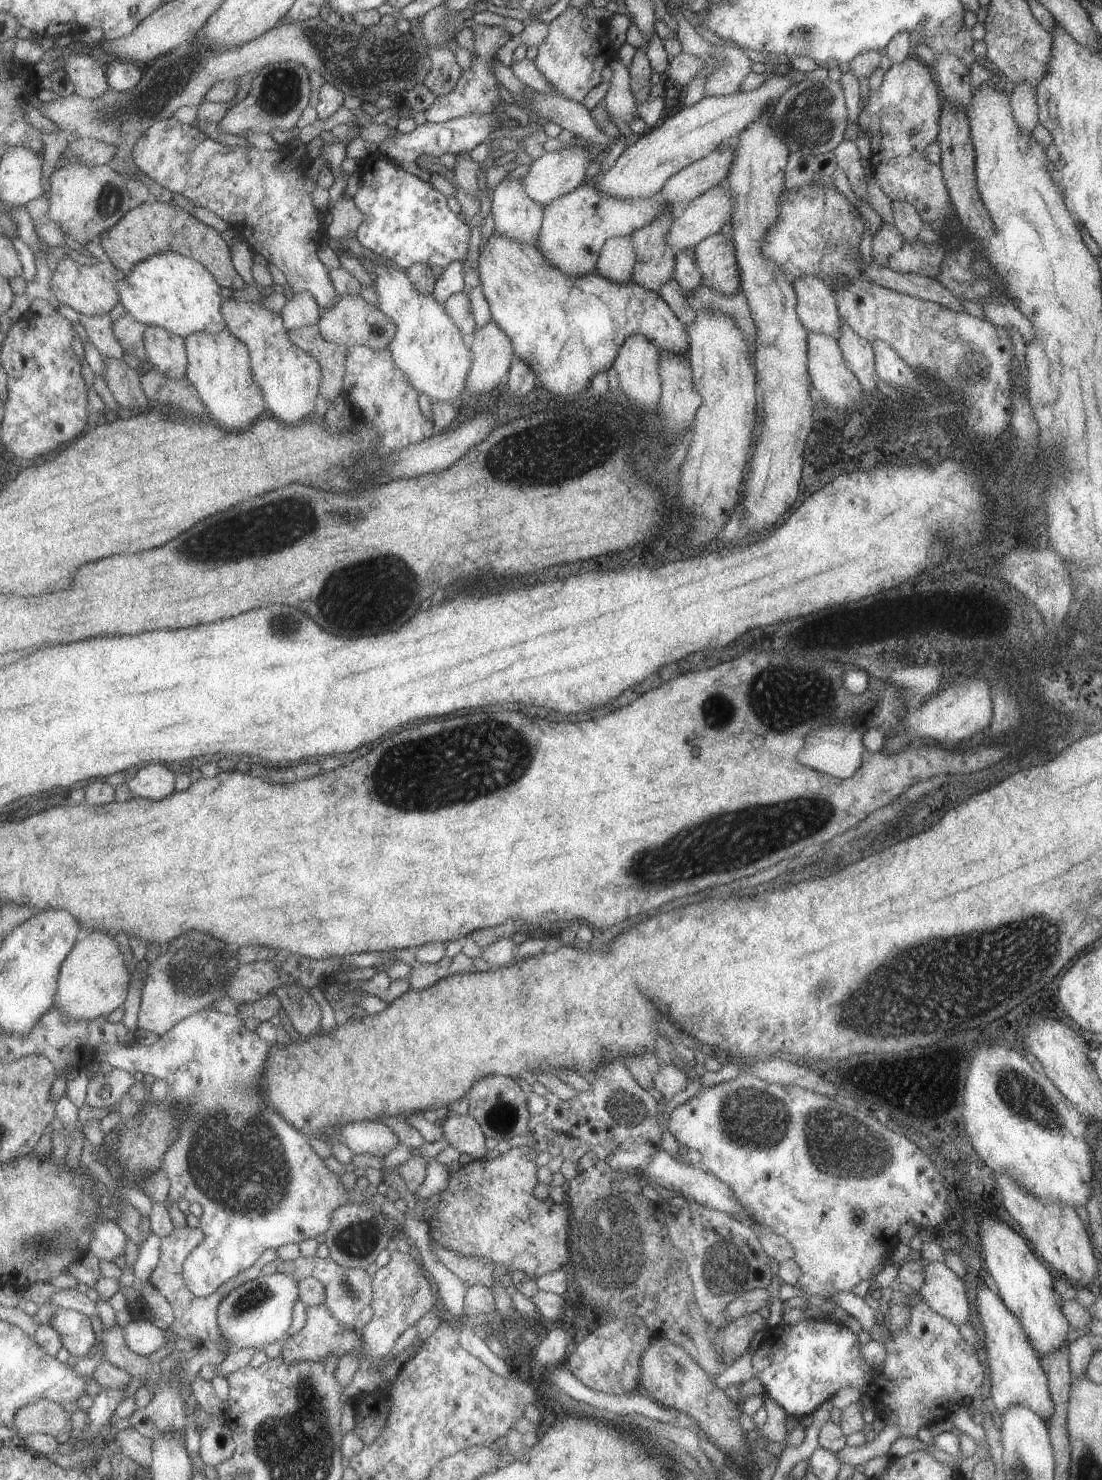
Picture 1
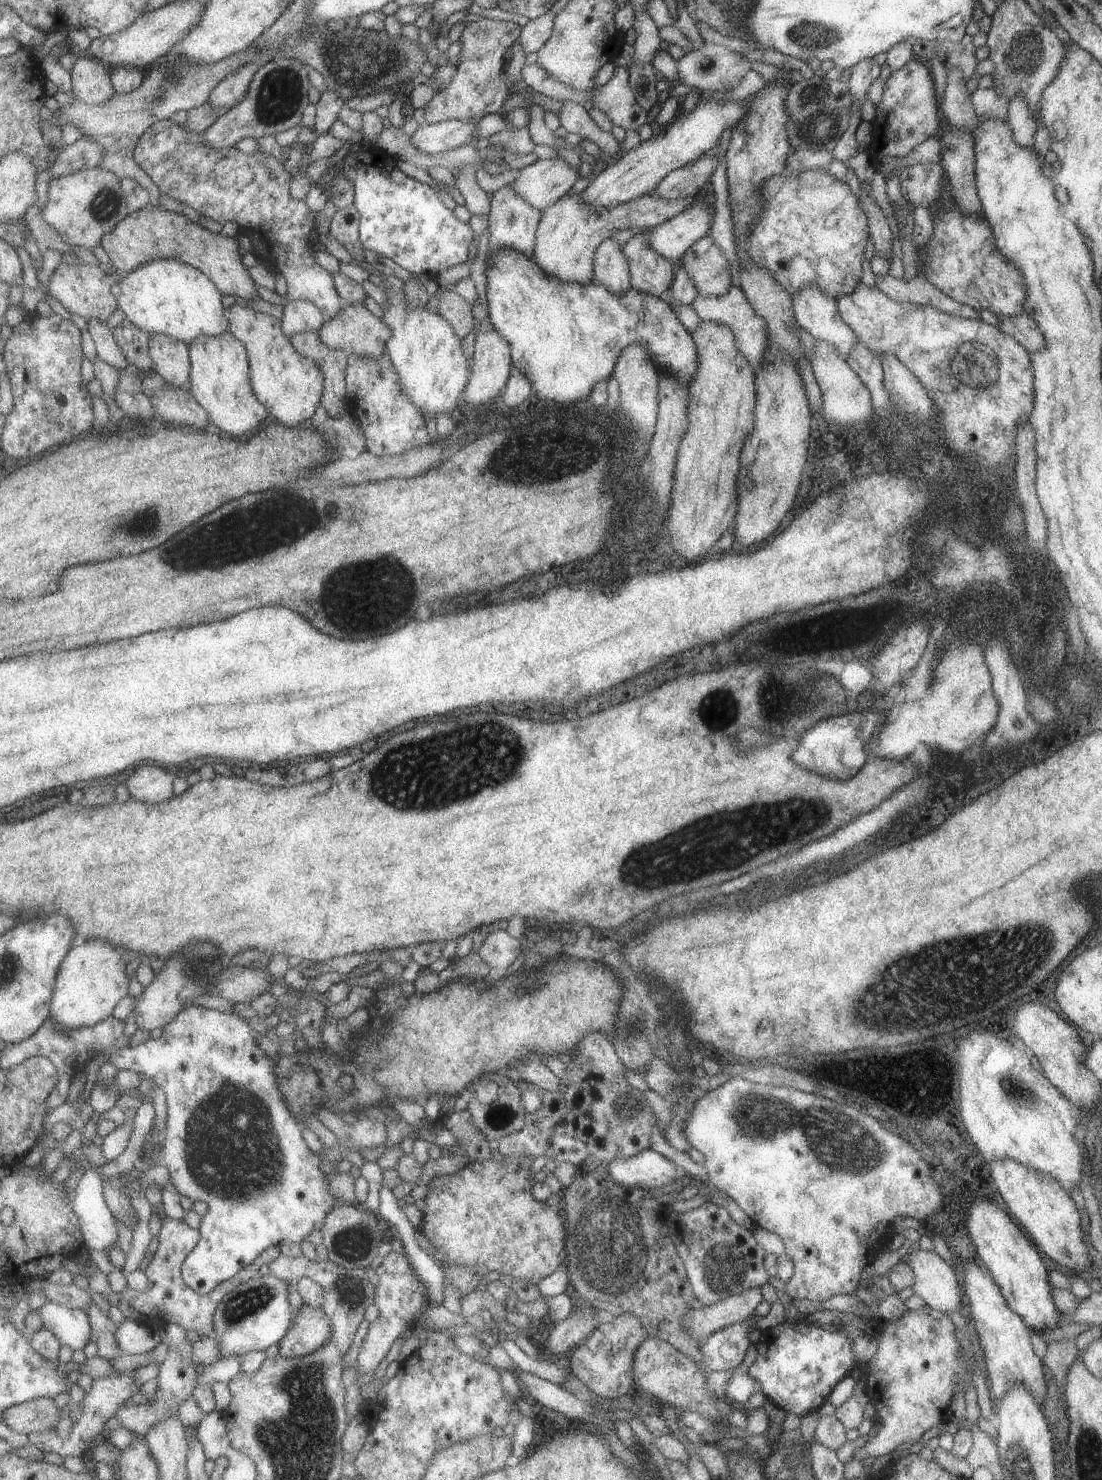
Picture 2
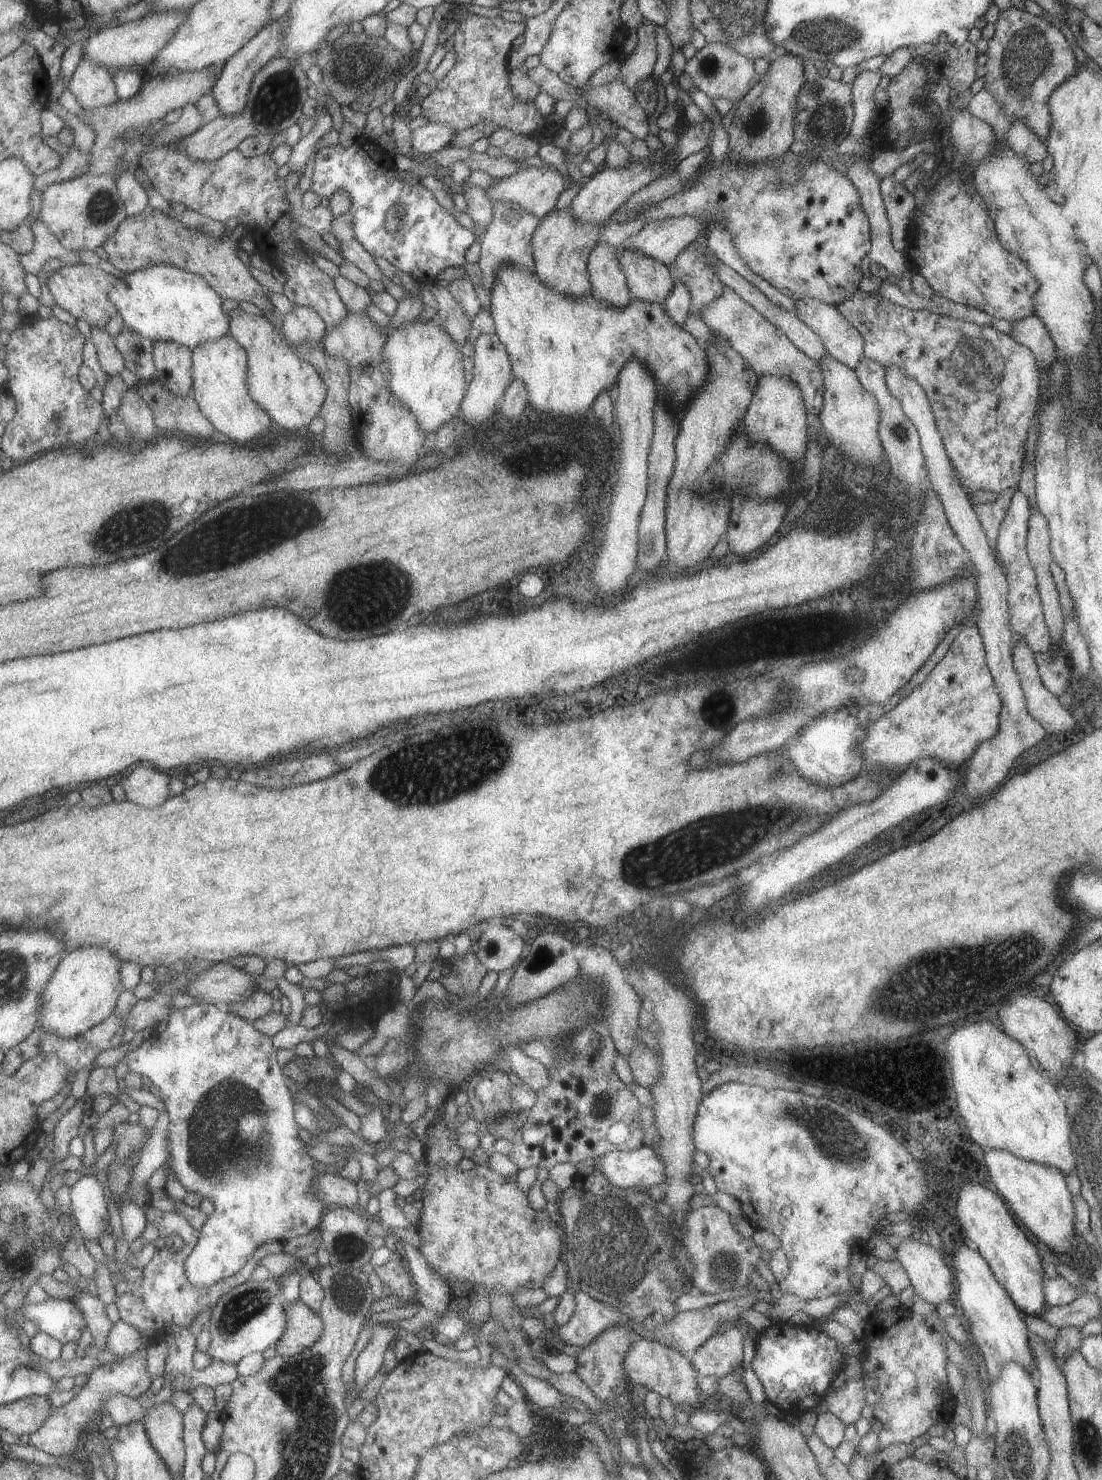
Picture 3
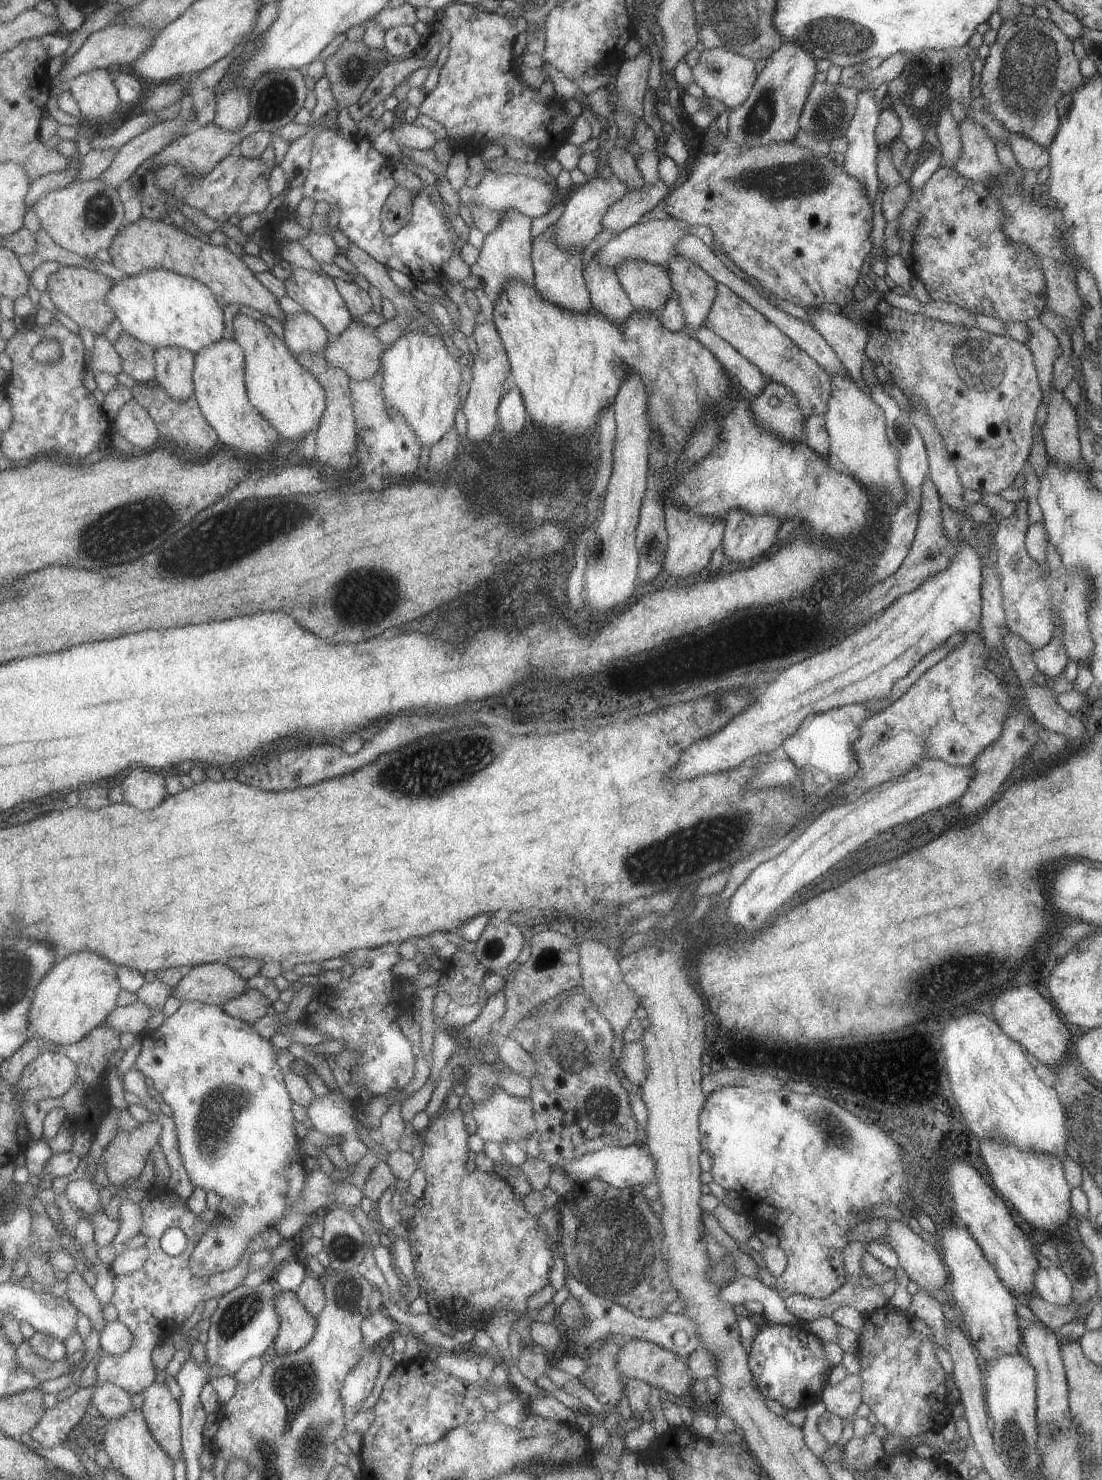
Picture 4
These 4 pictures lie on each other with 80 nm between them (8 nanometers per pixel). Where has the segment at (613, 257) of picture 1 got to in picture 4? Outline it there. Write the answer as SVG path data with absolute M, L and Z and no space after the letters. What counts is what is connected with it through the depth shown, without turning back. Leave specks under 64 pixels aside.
M595 256L584 266L583 278L591 308L603 314L609 322L621 326L627 316L634 312L627 294L619 286L614 270L599 264Z

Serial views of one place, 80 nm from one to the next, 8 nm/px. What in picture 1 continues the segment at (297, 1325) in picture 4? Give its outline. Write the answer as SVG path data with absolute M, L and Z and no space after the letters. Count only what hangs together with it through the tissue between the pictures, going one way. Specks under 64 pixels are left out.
M326 1305L306 1307L306 1317L306 1326L281 1343L283 1346L281 1357L287 1364L303 1363L305 1360L319 1362L319 1360L327 1360L329 1356L339 1356L340 1359L349 1352L354 1352L359 1360L365 1361L365 1340L363 1340L363 1335L355 1332L355 1330L343 1328L343 1325L339 1324L337 1318L333 1316Z

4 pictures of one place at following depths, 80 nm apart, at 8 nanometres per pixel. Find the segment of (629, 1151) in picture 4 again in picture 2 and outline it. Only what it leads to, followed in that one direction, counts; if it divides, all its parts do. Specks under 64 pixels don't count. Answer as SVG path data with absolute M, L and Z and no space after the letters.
M651 1149L641 1150L629 1158L615 1158L605 1165L611 1180L625 1188L636 1186L644 1190L660 1190L683 1175L671 1160Z

